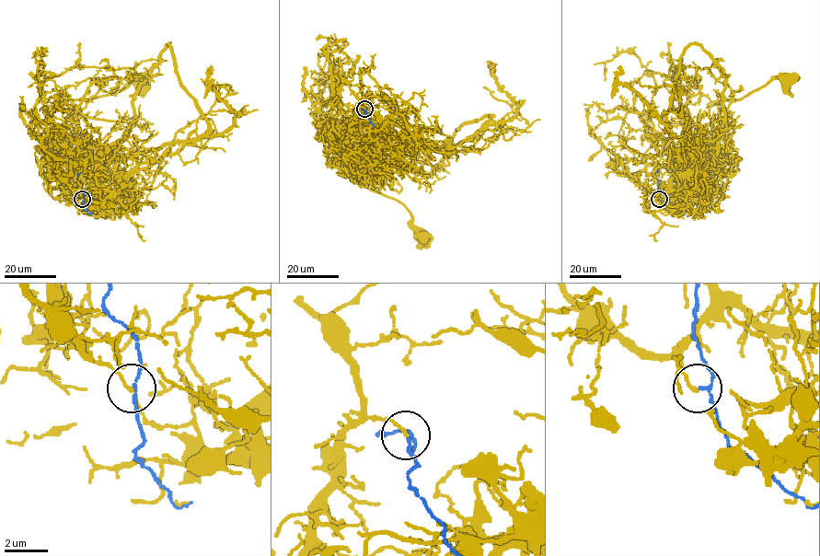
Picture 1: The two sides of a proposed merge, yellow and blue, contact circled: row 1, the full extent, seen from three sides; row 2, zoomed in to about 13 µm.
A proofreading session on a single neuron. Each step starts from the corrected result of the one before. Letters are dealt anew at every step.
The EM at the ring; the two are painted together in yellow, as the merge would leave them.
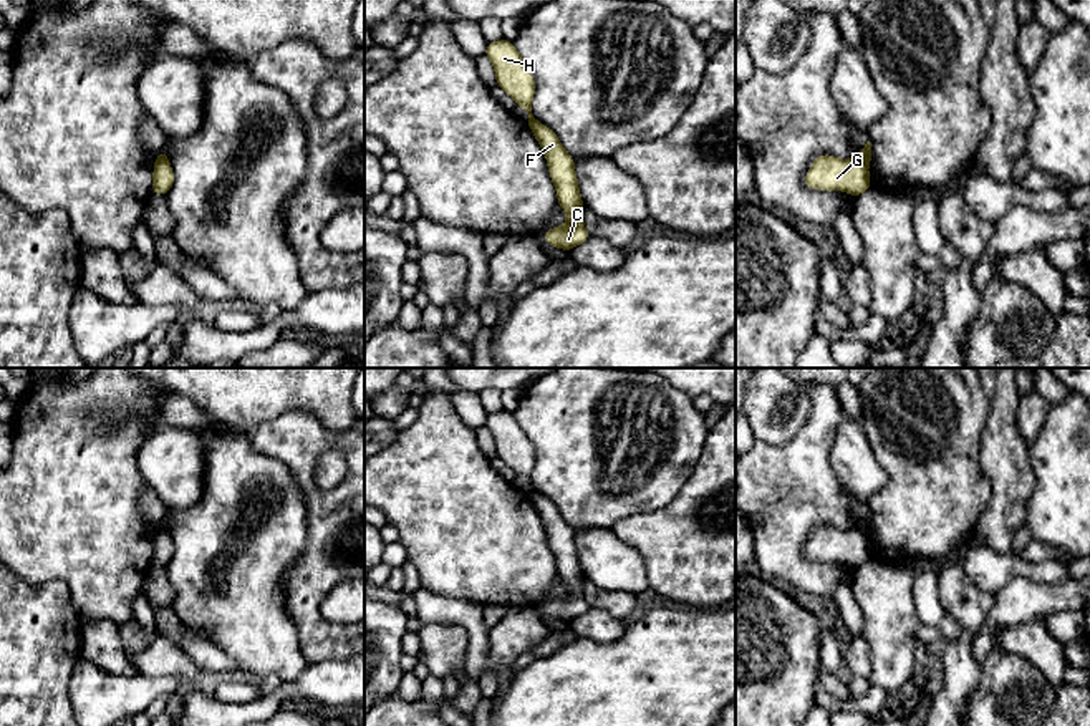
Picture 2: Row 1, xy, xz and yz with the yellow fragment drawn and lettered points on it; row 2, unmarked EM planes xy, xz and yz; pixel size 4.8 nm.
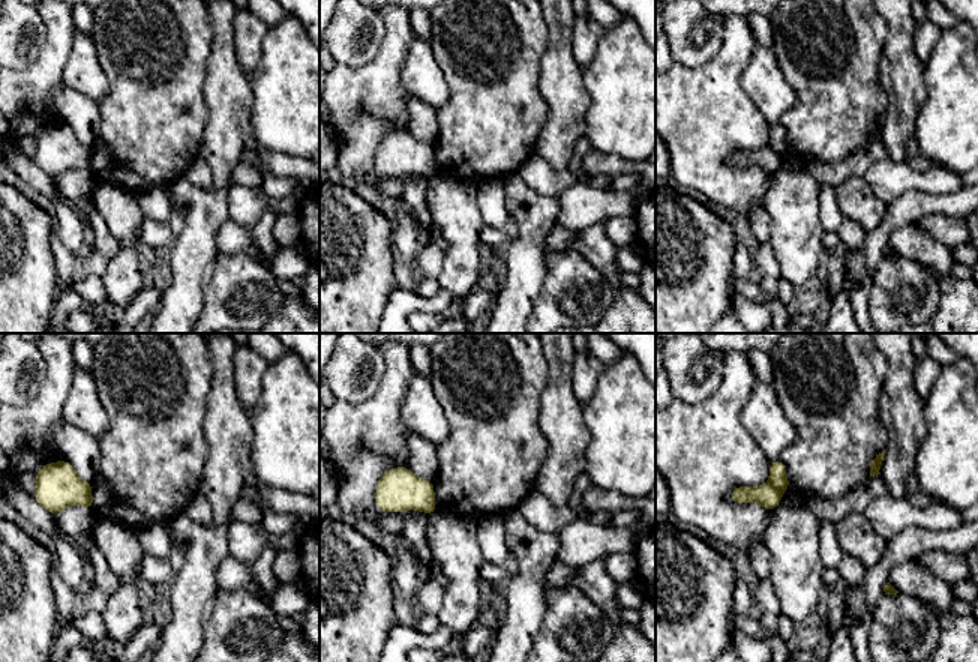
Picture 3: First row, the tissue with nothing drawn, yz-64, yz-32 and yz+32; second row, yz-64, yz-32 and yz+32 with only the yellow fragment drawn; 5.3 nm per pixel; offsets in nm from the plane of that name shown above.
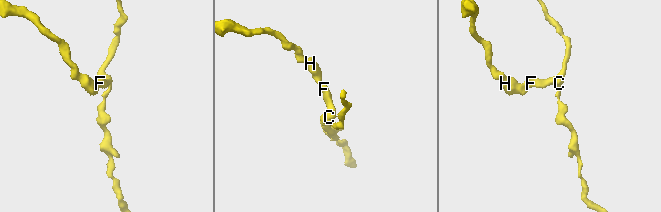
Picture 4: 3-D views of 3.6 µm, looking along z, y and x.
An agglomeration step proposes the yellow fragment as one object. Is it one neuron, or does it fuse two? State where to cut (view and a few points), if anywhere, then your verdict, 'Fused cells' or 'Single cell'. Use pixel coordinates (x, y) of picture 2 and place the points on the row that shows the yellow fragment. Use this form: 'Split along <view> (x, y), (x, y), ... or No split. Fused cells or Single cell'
Split along yz (857, 156), (867, 164). Fused cells

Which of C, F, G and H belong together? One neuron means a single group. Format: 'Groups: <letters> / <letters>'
Groups: C F / G H

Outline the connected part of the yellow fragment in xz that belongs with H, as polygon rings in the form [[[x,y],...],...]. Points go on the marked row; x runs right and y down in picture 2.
[[[504,38],[490,41],[487,43],[484,55],[495,68],[497,85],[515,101],[515,104],[527,111],[527,123],[537,121],[532,113],[535,81],[514,41]]]

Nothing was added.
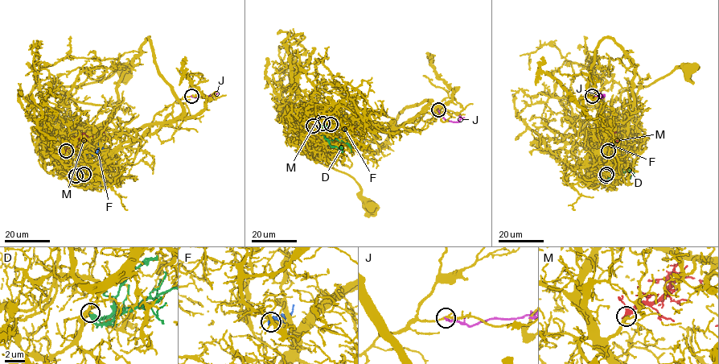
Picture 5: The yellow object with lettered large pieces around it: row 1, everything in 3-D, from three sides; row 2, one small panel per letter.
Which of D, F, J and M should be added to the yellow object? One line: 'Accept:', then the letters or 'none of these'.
Accept: M

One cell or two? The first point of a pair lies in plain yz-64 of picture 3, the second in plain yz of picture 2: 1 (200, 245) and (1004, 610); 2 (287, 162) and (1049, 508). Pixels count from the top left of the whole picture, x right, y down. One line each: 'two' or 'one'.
1: two
2: two

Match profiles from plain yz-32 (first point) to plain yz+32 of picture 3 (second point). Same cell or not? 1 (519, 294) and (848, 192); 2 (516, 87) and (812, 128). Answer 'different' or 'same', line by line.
1: same
2: same

